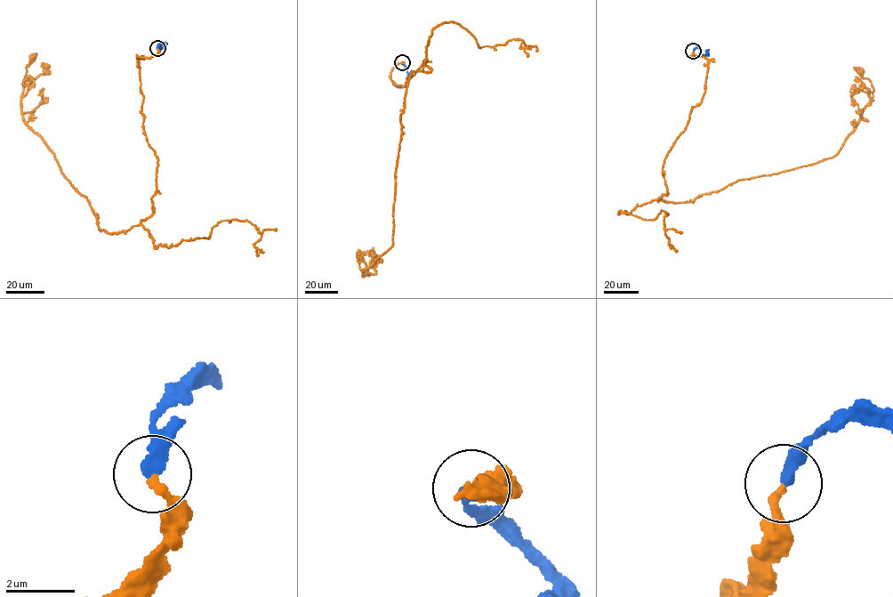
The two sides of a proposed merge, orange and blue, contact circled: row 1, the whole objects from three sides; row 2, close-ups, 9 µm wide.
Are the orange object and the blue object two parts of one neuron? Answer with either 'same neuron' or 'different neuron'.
same neuron

